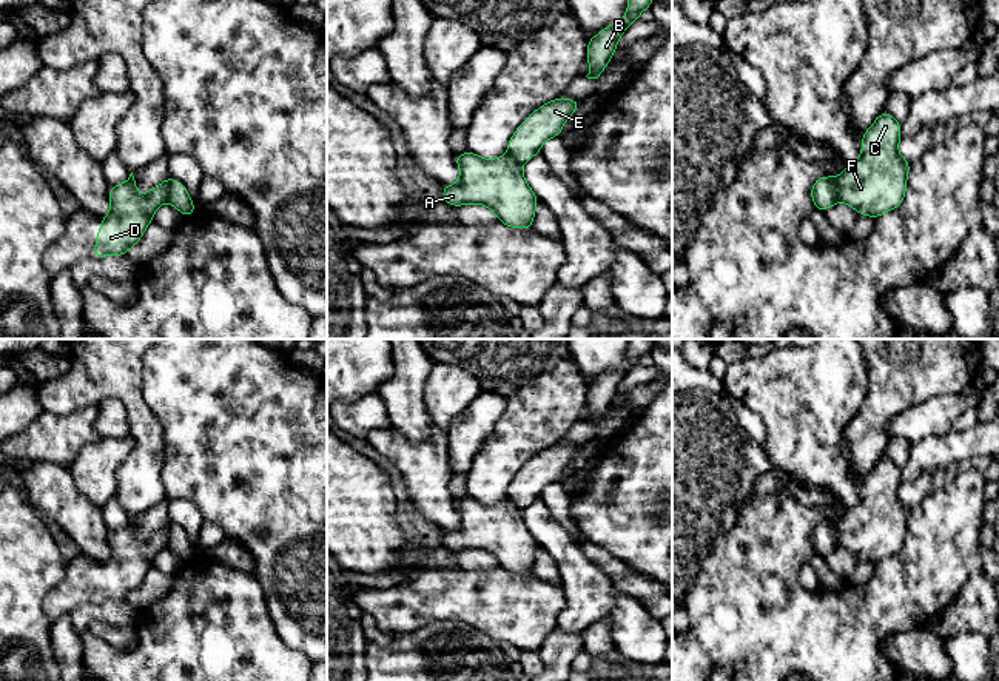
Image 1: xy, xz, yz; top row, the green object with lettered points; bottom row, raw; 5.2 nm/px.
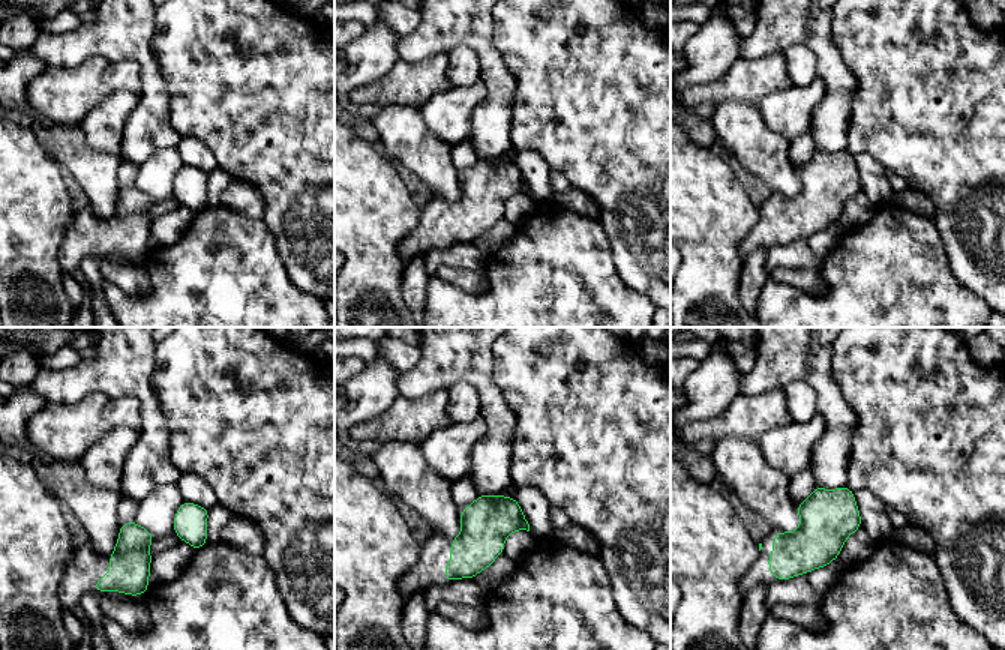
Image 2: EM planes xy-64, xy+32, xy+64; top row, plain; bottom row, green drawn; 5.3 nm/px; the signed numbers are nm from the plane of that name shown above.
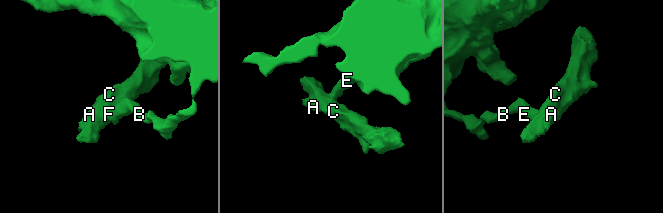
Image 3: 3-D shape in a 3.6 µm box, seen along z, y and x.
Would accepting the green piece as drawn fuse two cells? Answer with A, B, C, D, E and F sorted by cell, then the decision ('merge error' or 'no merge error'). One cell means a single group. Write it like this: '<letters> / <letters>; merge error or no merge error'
A C D F / B E; merge error

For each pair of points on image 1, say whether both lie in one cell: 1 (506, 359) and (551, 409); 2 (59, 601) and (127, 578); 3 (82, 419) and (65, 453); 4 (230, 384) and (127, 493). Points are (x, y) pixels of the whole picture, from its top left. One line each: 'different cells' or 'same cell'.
1: different cells
2: same cell
3: same cell
4: different cells

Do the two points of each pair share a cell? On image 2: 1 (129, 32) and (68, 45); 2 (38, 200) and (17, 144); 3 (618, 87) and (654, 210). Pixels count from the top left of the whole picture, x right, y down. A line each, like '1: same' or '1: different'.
1: same
2: same
3: same

